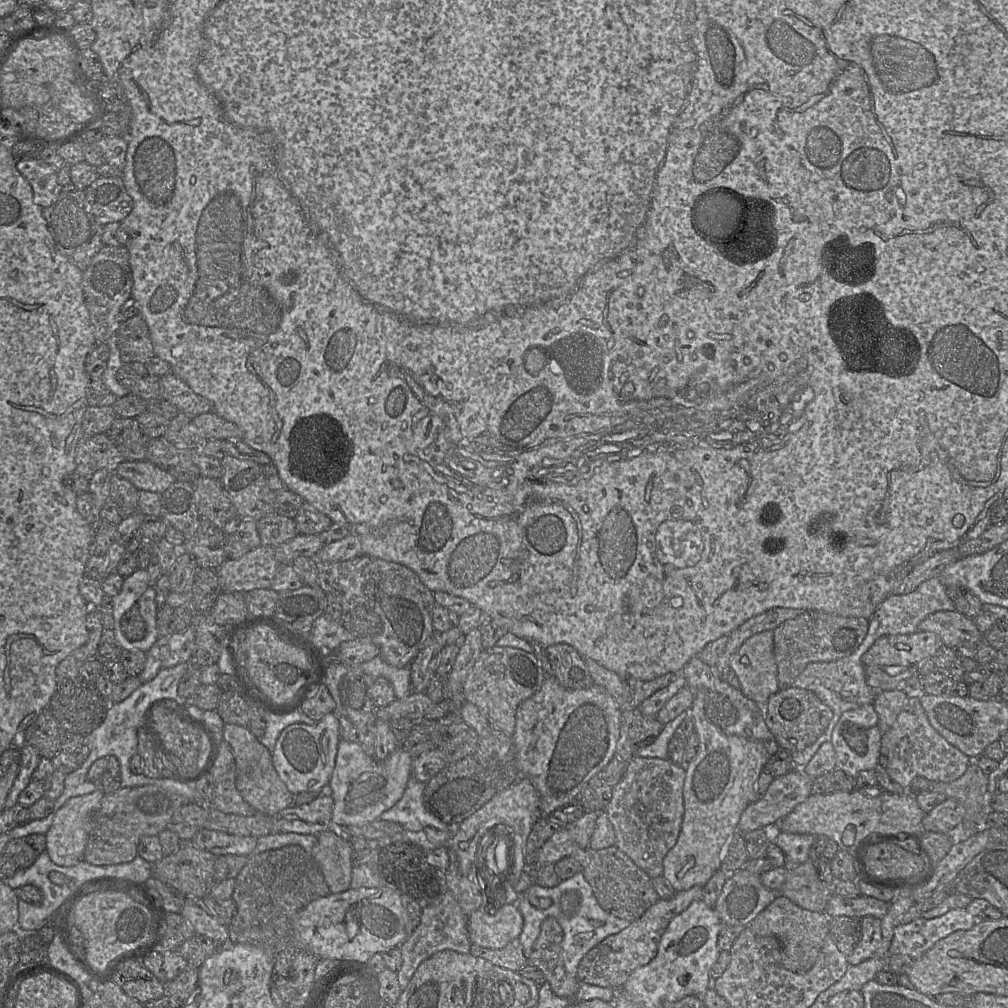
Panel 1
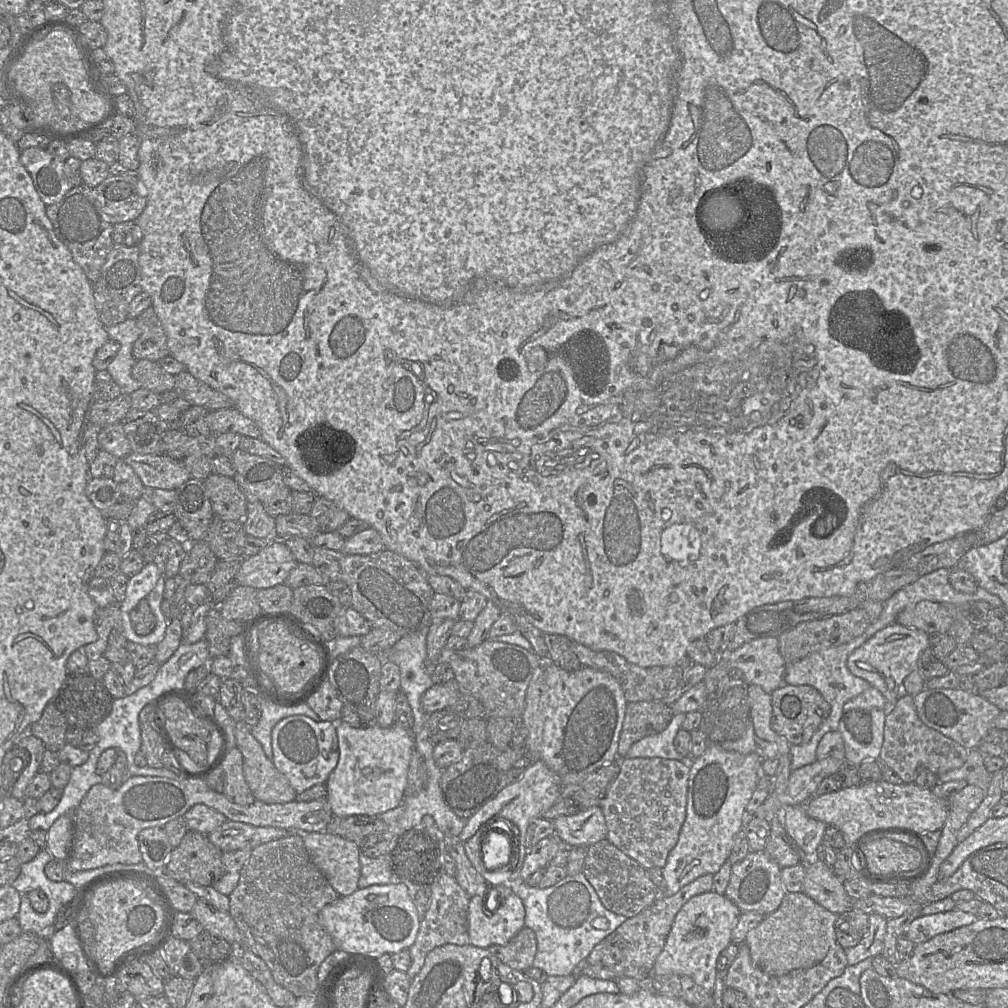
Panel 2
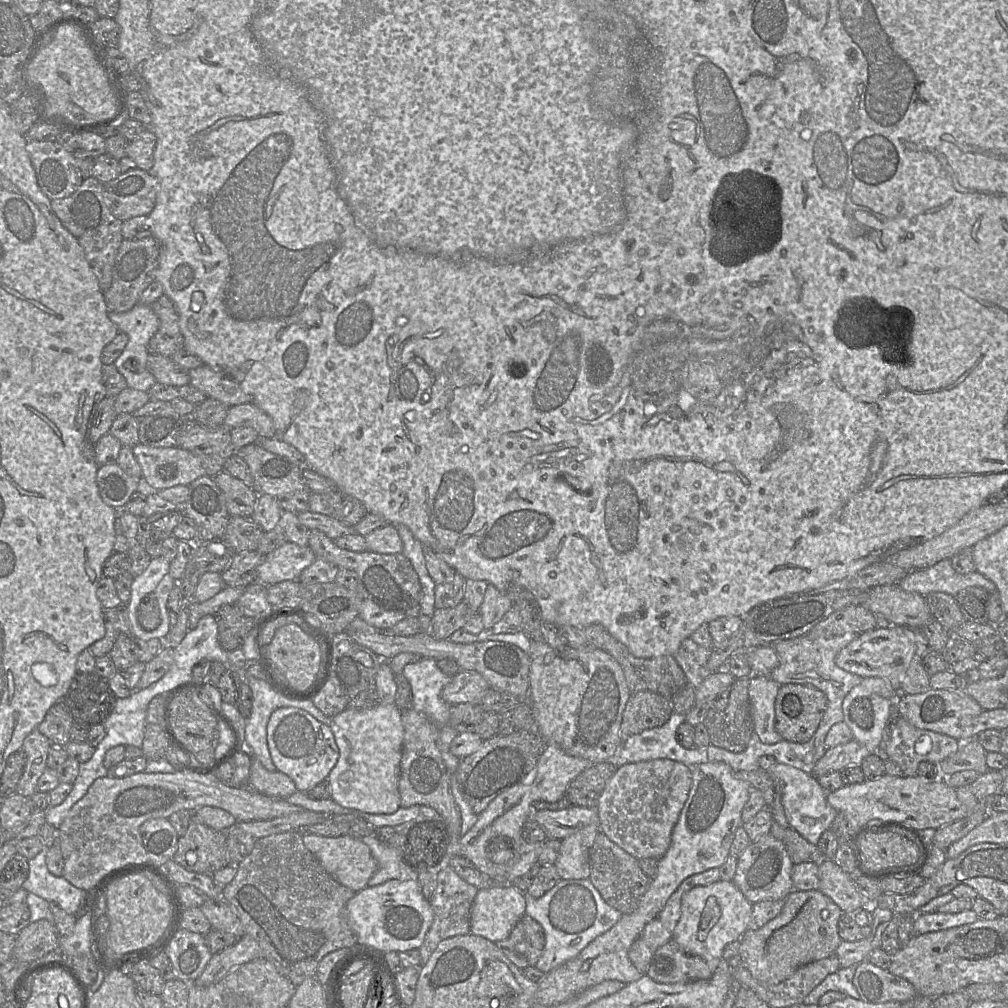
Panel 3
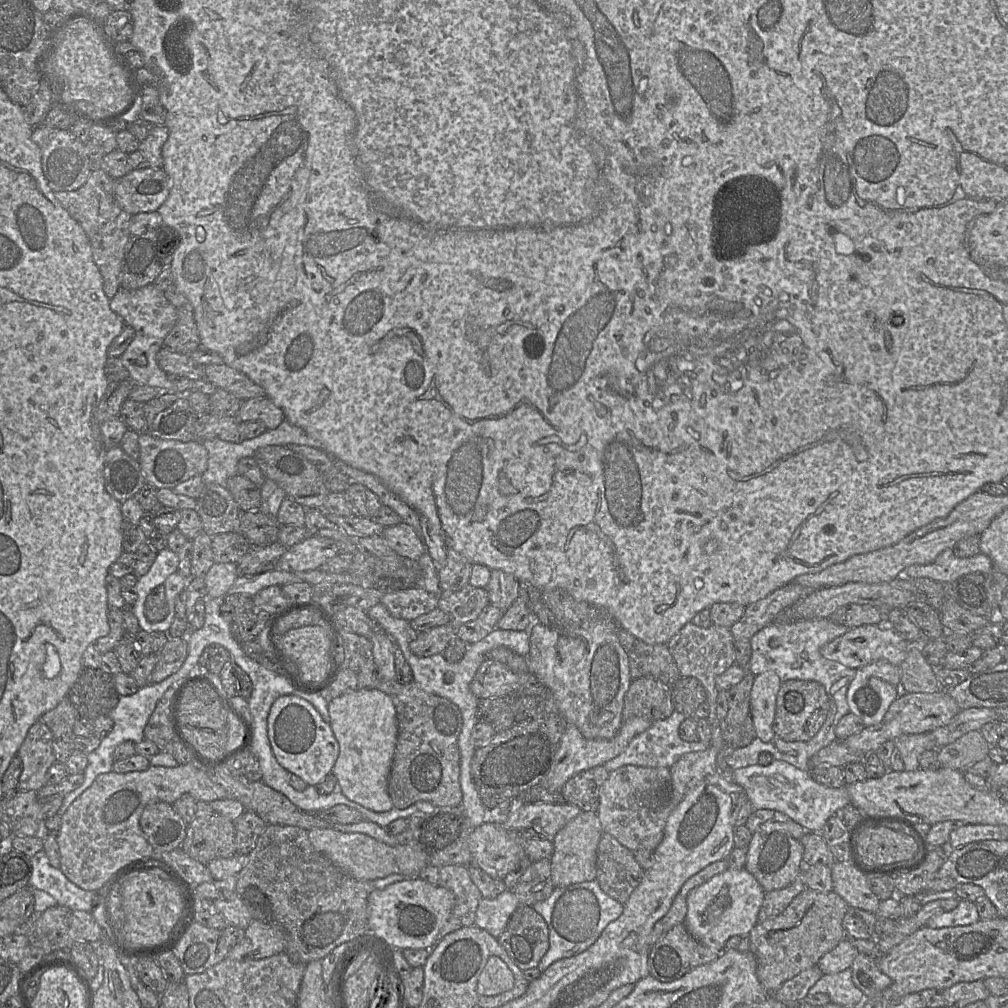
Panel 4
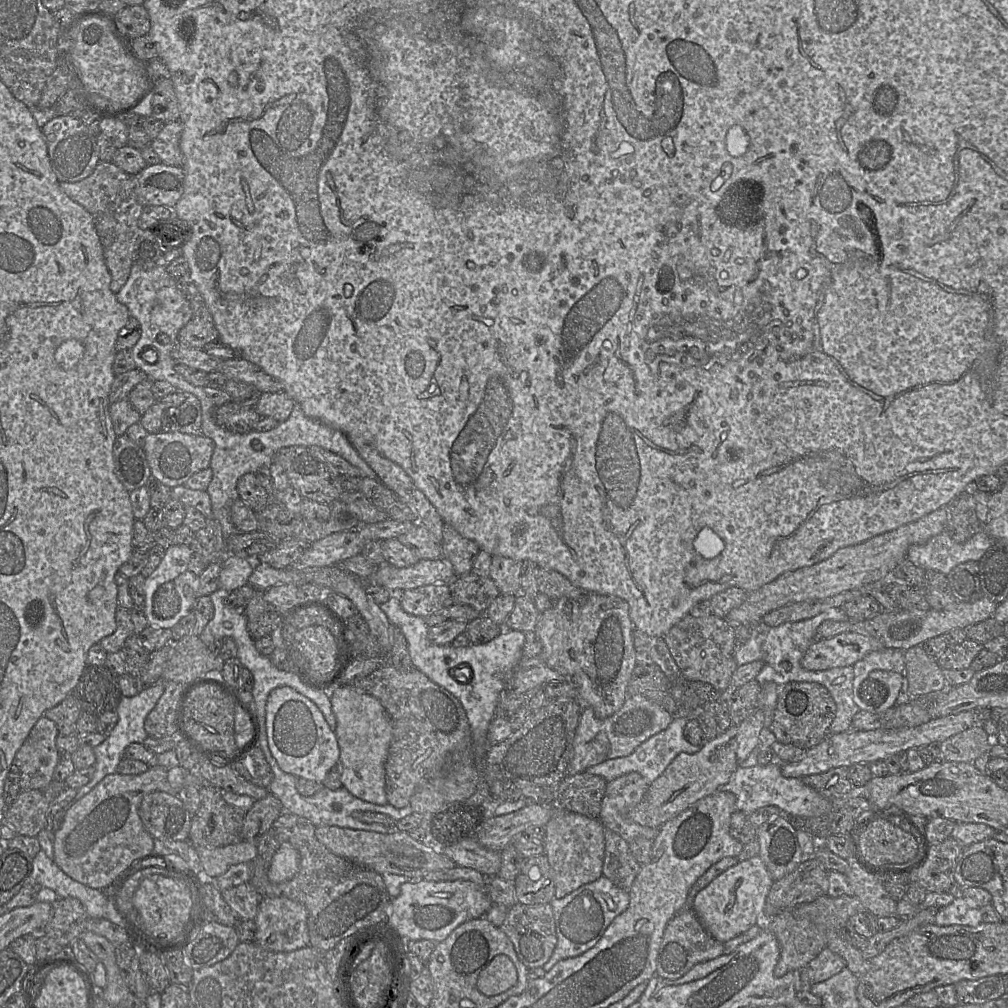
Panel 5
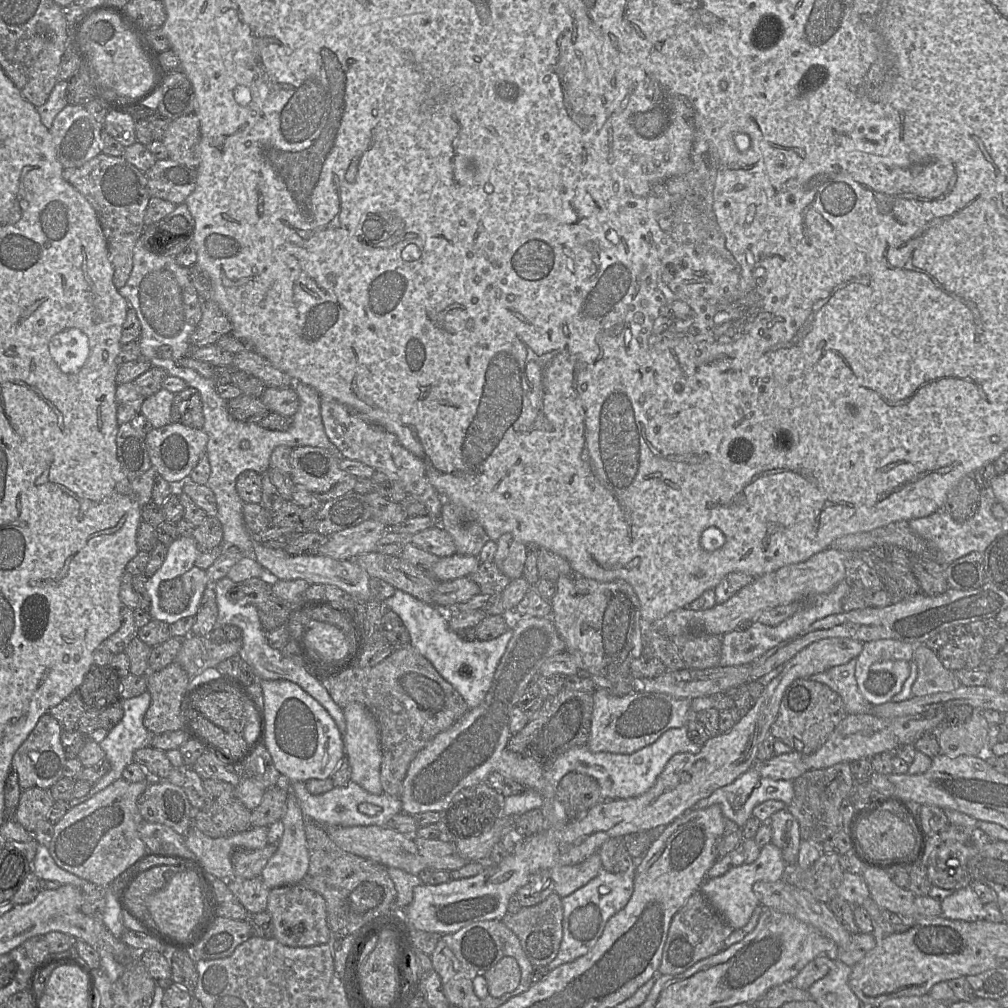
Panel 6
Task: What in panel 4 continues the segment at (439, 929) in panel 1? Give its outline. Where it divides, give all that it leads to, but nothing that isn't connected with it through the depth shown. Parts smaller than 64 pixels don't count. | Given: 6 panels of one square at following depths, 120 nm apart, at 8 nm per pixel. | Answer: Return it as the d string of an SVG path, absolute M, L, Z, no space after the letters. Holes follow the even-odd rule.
M447 865L440 868L439 886L447 888L455 896L455 904L451 914L443 925L438 934L438 941L450 932L456 931L463 927L475 925L476 910L481 901L482 894L475 883L472 881L467 866L464 865Z

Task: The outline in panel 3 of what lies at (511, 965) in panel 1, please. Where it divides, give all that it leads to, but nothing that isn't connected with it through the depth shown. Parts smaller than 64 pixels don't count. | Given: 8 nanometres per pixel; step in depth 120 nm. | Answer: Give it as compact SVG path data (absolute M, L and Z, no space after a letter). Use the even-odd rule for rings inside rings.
M525 914L506 939L495 943L513 964L519 969L525 969L527 967L535 967L541 957L545 947L545 933L539 922Z

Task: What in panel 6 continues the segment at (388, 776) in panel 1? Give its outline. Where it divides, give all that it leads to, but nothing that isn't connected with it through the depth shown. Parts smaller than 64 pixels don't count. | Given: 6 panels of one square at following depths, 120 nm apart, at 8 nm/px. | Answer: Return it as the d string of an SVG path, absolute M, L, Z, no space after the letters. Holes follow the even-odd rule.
M352 702L345 706L343 714L346 721L343 744L345 757L351 769L351 781L371 794L380 795L383 793L380 781L382 751L378 724L369 710L358 702Z

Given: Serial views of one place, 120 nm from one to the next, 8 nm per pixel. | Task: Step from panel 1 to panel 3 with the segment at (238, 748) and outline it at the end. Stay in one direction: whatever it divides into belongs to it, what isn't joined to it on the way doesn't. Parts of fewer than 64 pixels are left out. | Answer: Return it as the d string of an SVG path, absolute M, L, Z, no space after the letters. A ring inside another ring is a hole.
M253 757L247 786L266 796L280 799L286 799L298 791L294 781L288 775L280 771L268 771Z

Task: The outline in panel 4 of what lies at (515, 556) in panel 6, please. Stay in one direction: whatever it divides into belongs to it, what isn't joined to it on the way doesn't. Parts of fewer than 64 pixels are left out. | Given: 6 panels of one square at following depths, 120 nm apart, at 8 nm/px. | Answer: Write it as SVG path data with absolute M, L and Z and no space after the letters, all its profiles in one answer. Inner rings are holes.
M500 569L491 570L490 581L487 585L489 600L503 612L519 597L519 581L510 573Z

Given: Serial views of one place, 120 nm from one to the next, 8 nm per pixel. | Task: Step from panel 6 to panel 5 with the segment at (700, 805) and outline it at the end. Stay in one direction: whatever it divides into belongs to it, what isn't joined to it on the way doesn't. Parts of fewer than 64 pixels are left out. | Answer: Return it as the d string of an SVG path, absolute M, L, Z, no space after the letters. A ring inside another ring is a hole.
M781 763L751 767L739 766L730 780L718 790L731 792L736 796L736 810L749 815L758 808L773 805L782 810L783 815L794 818L812 818L834 811L833 803L814 788L805 785L801 778L787 778L781 773Z

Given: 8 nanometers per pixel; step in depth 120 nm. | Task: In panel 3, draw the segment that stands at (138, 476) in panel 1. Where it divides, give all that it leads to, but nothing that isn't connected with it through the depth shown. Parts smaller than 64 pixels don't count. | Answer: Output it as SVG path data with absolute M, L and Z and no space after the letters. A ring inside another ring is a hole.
M138 443L133 454L142 470L142 486L148 491L189 486L205 476L200 460L180 447L154 448Z

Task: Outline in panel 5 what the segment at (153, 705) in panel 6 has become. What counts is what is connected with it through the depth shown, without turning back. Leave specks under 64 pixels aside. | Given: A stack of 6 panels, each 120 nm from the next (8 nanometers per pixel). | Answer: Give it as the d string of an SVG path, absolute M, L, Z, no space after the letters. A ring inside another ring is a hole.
M163 681L163 685L162 696L144 722L148 736L169 737L175 735L175 712L184 684L176 681Z

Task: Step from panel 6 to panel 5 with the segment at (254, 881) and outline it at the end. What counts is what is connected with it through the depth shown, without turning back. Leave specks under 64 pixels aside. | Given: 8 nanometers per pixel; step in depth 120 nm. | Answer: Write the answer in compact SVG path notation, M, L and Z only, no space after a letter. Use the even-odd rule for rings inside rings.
M250 882L224 890L222 897L241 920L254 920L262 900Z

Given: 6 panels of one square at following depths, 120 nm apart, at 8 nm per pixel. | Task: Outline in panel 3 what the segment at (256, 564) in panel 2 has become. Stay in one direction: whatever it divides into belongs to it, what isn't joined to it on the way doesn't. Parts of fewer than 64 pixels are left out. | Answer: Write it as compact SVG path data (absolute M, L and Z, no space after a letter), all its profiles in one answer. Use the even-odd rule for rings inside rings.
M292 542L265 555L256 569L256 581L271 586L283 581L297 580L302 571L317 559L310 546L302 547Z

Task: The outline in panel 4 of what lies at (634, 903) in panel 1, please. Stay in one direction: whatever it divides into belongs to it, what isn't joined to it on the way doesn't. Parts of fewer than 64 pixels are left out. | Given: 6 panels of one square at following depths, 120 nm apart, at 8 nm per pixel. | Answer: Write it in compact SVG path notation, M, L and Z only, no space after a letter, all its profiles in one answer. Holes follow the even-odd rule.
M603 833L597 848L596 881L604 893L625 904L644 876L632 851Z

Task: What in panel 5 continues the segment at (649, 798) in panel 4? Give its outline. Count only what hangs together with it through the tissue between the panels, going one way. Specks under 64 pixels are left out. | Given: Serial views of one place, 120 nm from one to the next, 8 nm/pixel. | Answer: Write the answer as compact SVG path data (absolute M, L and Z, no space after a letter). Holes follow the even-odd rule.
M637 772L607 782L598 817L604 828L617 833L627 843L637 837L653 841L658 828L640 825L628 818L628 812L642 800L649 785Z

